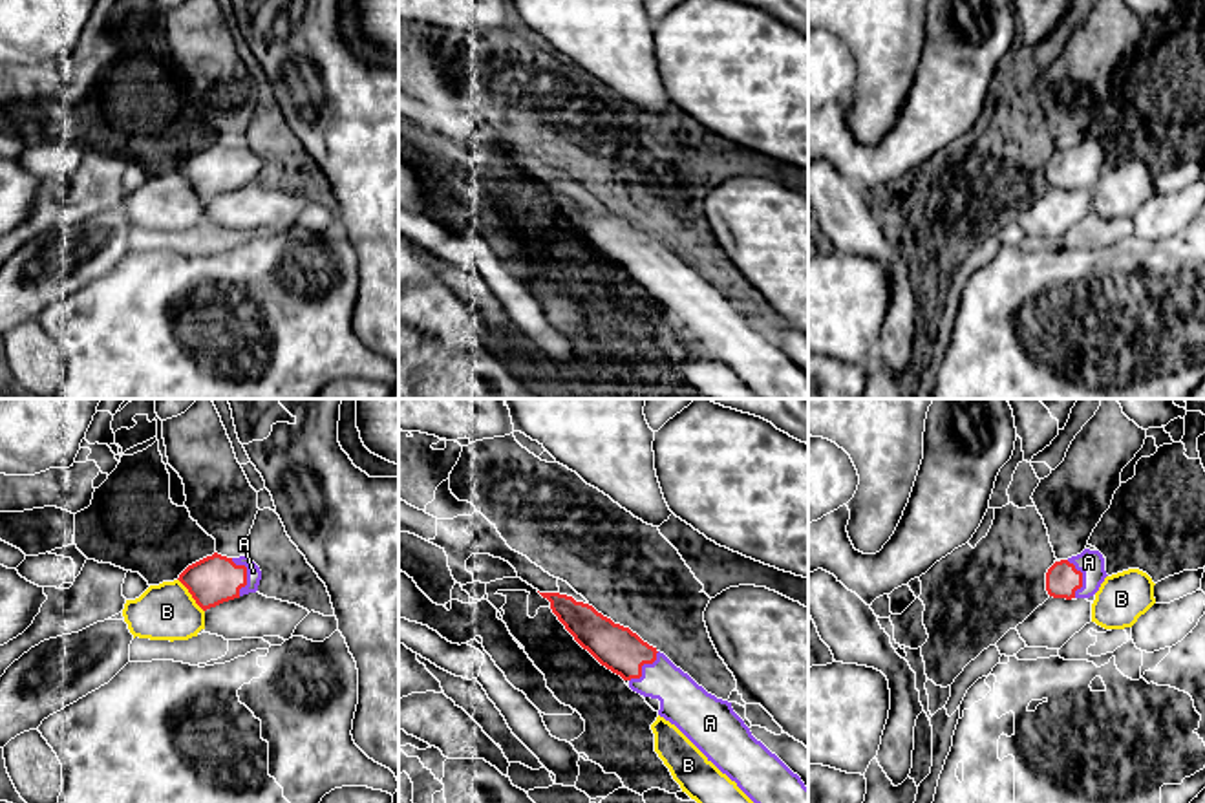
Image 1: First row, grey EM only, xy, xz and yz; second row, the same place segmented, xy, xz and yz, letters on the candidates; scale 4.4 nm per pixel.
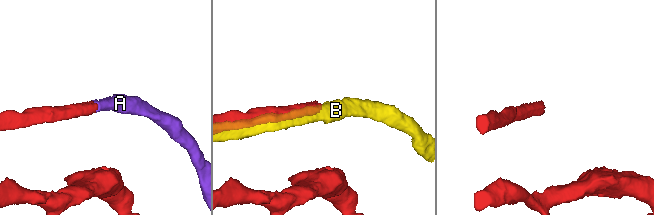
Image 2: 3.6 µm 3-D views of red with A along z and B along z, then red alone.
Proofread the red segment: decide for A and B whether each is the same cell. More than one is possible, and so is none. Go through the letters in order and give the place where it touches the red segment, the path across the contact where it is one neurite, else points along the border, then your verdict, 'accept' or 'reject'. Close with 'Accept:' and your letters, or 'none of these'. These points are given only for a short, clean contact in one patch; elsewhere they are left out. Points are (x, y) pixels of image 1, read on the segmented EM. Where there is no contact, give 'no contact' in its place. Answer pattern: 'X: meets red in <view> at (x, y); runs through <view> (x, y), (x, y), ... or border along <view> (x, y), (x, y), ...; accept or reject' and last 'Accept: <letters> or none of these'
A: meets red in xy at (245, 575); accept
B: meets red in xy at (191, 593); reject
Accept: A

